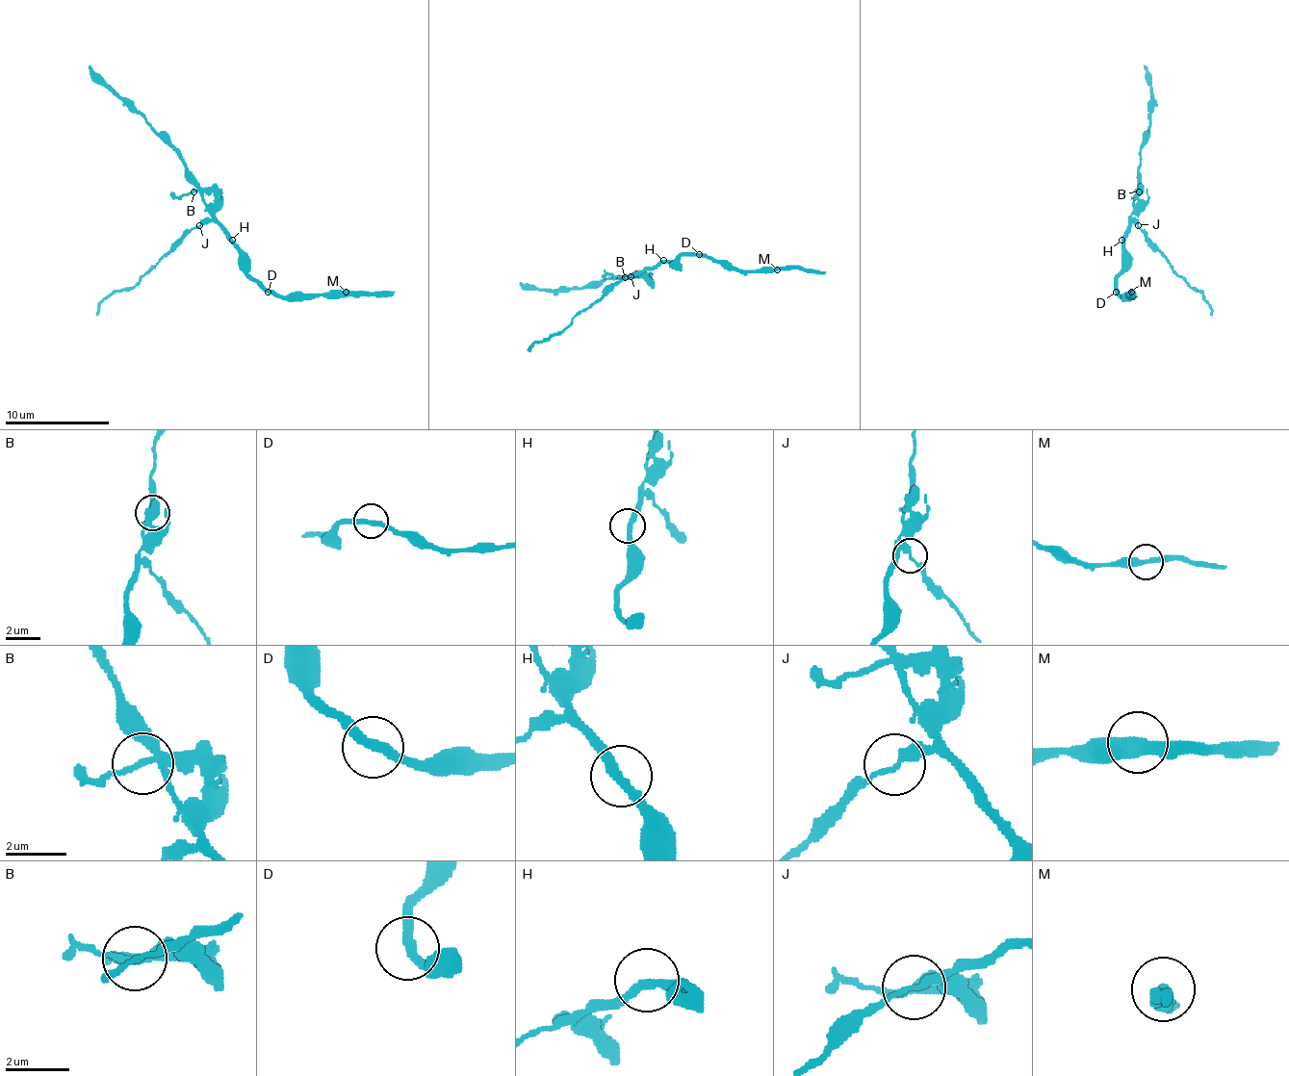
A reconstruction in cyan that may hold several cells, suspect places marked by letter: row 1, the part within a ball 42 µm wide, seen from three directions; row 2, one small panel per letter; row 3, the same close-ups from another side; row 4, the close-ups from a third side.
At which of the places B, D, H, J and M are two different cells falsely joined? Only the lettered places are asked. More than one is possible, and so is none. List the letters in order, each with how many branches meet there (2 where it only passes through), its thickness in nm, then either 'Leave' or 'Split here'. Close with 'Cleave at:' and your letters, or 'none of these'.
B: Branches: 4. Thickness 220 nm. Leave
D: Branches: 2. Thickness 280 nm. Leave
H: Branches: 2. Thickness 280 nm. Leave
J: Branches: 2. Thickness 220 nm. Split here
M: Branches: 2. Thickness 400 nm. Leave
Cleave at: J

